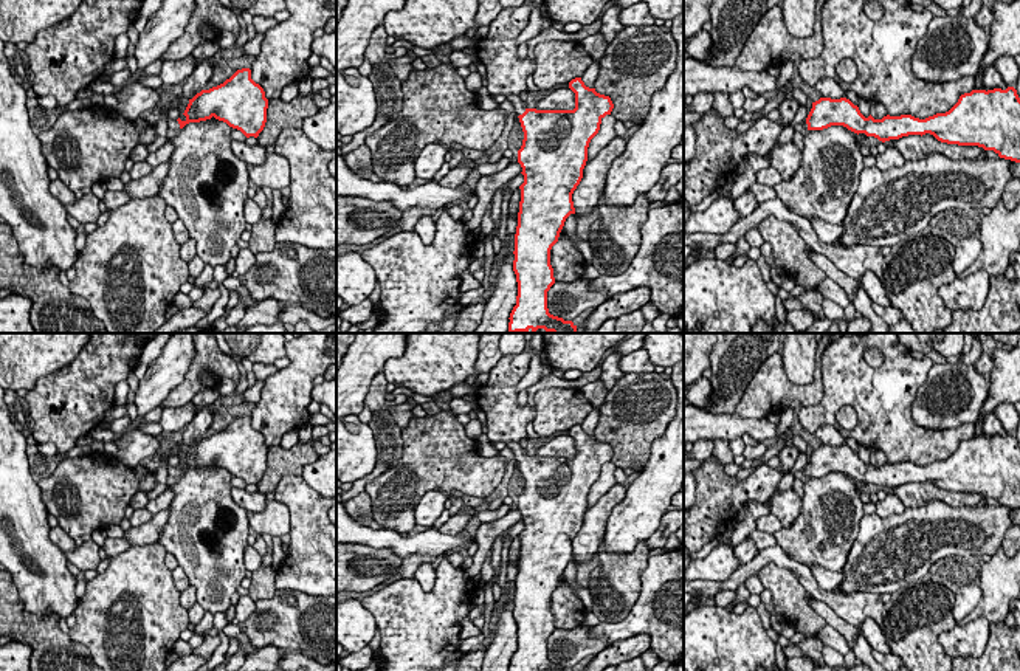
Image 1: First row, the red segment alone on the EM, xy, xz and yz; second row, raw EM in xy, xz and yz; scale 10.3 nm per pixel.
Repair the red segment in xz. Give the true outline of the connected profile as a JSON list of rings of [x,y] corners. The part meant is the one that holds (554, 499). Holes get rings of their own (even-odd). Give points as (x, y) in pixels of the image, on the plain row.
[[[581,425],[572,426],[569,435],[575,440],[574,457],[529,456],[519,443],[507,443],[515,452],[524,479],[518,497],[524,530],[519,533],[521,549],[513,598],[518,643],[508,671],[574,671],[550,662],[547,656],[547,638],[555,631],[550,597],[558,589],[566,566],[575,561],[572,541],[583,525],[589,490],[598,480],[601,466],[611,462],[614,451],[609,443],[586,434]]]

